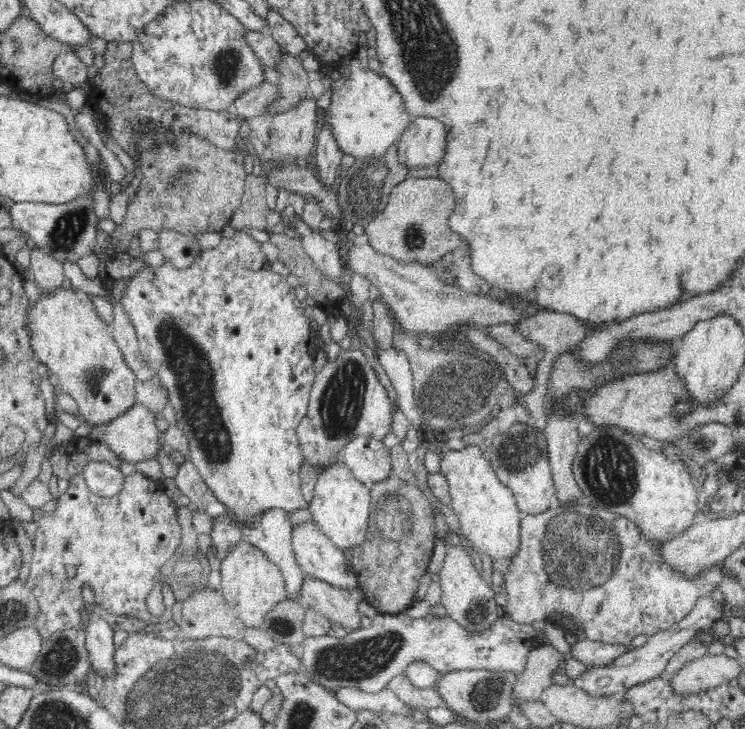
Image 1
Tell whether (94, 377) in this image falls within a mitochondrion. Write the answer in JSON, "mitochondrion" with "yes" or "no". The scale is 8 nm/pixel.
{"mitochondrion":"yes"}

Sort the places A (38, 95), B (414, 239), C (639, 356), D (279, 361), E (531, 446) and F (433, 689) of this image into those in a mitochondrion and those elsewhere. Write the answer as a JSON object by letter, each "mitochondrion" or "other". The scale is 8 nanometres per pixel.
{"A":"other","B":"mitochondrion","C":"mitochondrion","D":"other","E":"mitochondrion","F":"other"}

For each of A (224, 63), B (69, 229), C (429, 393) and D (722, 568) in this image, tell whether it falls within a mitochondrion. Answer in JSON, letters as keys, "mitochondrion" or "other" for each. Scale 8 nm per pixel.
{"A":"mitochondrion","B":"mitochondrion","C":"mitochondrion","D":"other"}

